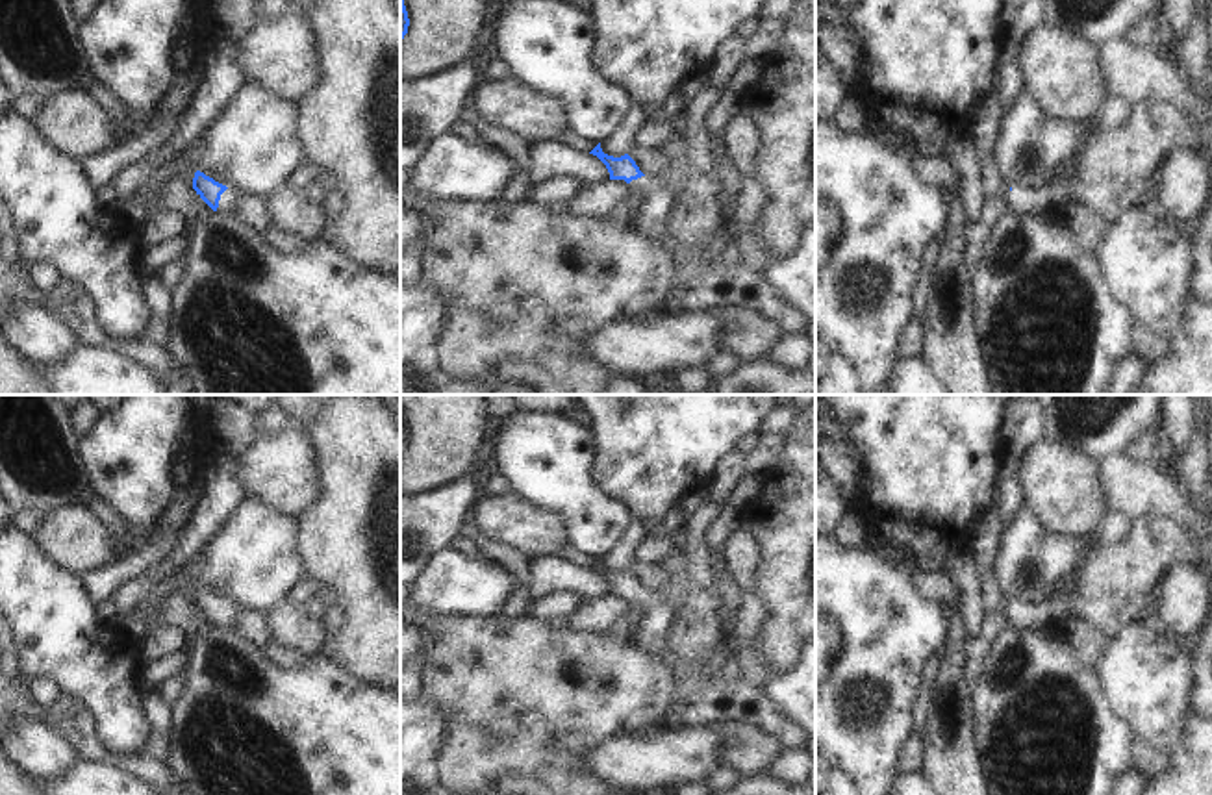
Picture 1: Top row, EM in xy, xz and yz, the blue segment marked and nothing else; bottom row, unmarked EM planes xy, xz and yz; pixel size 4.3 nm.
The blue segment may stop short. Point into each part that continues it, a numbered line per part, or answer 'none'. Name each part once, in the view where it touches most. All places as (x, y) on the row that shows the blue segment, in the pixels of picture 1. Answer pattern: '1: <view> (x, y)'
1: xy (227, 199)

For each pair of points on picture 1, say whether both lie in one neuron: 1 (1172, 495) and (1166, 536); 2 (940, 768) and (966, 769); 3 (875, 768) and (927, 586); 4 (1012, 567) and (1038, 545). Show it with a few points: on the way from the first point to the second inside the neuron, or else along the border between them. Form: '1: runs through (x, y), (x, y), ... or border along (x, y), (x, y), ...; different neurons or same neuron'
1: border along (1135, 519), (1162, 516), (1185, 527); different neurons
2: runs through (946, 768), (960, 769); same neuron
3: border along (897, 566), (925, 597), (934, 601); different neurons
4: runs through (1018, 566), (1033, 551); same neuron

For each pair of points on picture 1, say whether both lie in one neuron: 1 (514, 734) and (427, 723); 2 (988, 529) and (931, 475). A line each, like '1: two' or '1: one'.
1: two
2: two

